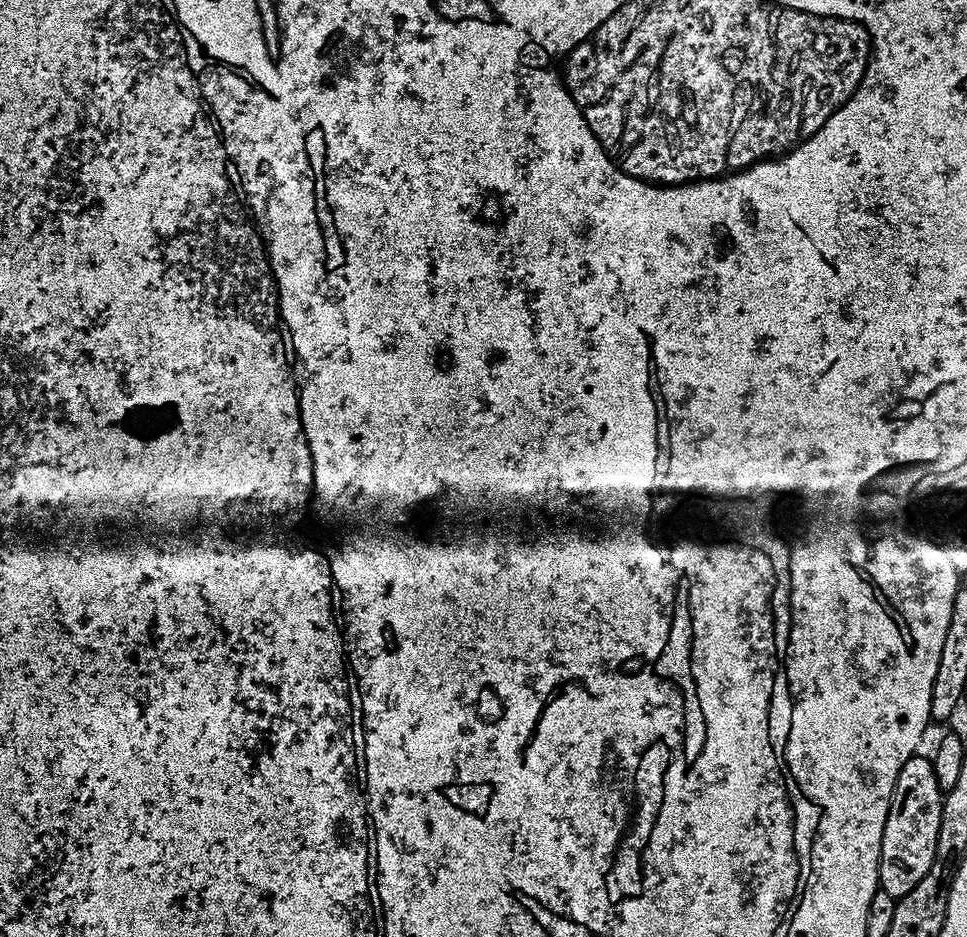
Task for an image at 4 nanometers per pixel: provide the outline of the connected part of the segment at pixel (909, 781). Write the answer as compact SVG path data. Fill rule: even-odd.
M927 755L912 756L898 770L898 782L886 814L886 830L882 830L880 851L879 891L894 897L905 896L926 878L926 870L934 863L934 850L938 846L938 826L942 814L942 789L934 778L934 766Z

